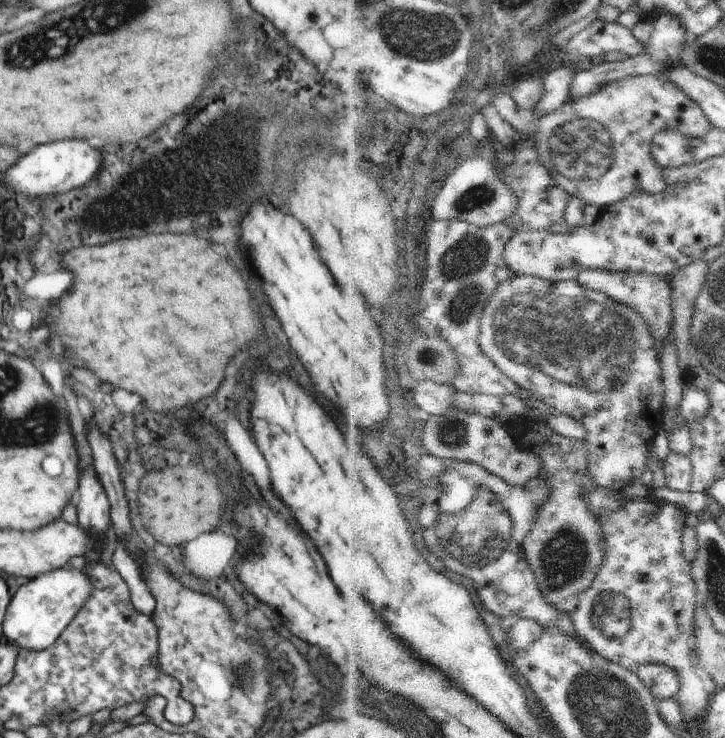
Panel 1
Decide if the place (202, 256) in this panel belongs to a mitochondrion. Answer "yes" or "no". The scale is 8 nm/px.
no

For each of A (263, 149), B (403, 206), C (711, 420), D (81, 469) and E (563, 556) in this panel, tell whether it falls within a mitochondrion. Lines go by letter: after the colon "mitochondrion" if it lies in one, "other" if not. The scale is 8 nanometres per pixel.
A: mitochondrion
B: other
C: other
D: other
E: mitochondrion

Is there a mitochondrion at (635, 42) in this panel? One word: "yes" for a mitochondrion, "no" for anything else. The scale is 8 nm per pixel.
no

